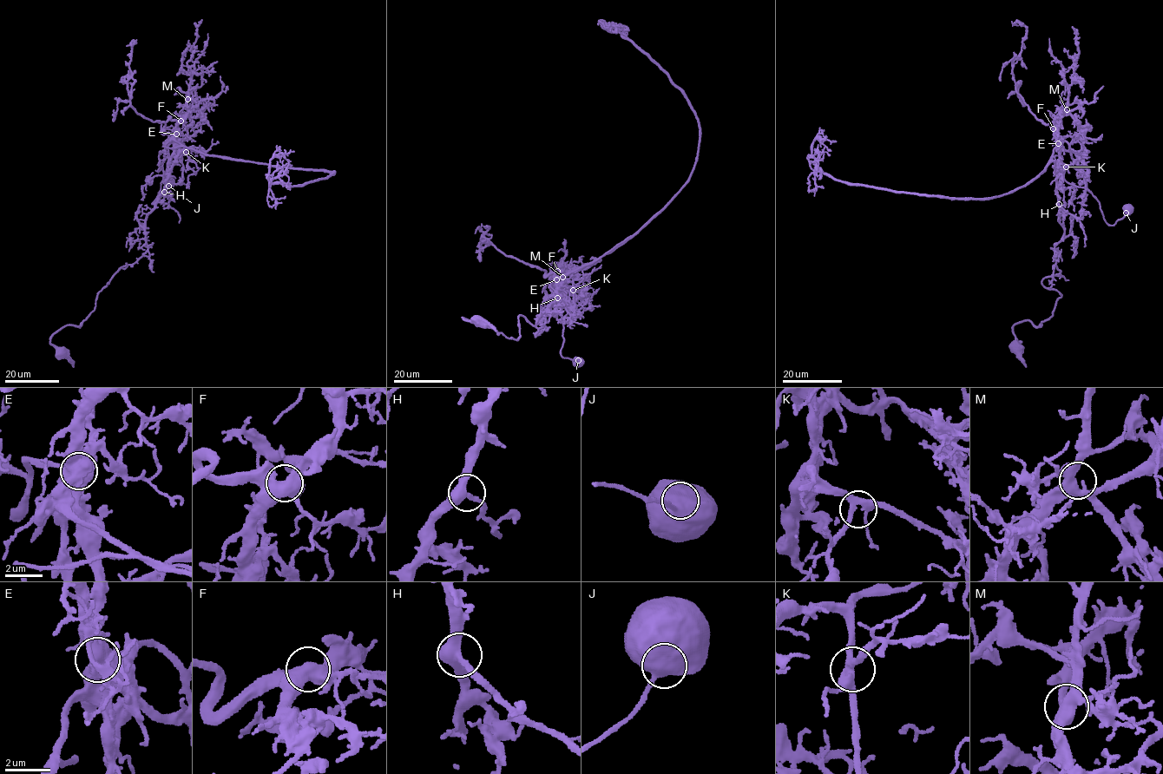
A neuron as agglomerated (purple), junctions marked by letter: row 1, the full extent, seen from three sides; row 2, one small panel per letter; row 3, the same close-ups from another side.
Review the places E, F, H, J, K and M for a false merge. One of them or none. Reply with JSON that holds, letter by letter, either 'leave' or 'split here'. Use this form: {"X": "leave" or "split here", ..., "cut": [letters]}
{"E": "split here", "F": "leave", "H": "leave", "J": "leave", "K": "leave", "M": "leave", "cut": ["E"]}

